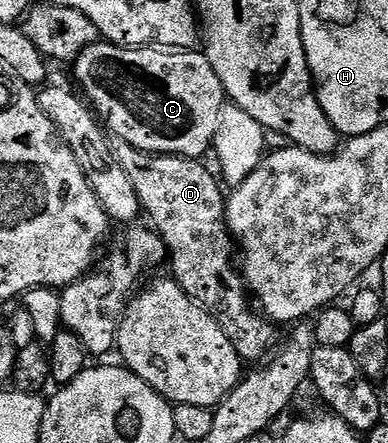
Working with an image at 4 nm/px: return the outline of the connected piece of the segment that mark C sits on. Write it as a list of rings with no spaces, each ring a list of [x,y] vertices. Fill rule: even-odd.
[[[101,42],[87,48],[86,51],[74,61],[74,69],[76,68],[76,80],[81,84],[83,95],[87,101],[95,108],[99,119],[110,129],[111,135],[117,136],[120,140],[125,140],[132,148],[137,148],[138,151],[144,152],[140,154],[151,154],[154,156],[185,156],[191,160],[207,157],[210,149],[216,143],[216,131],[220,125],[220,115],[226,103],[224,95],[224,87],[218,78],[218,74],[214,74],[214,66],[210,66],[207,55],[200,50],[165,50],[162,48],[123,48],[117,44]]]

